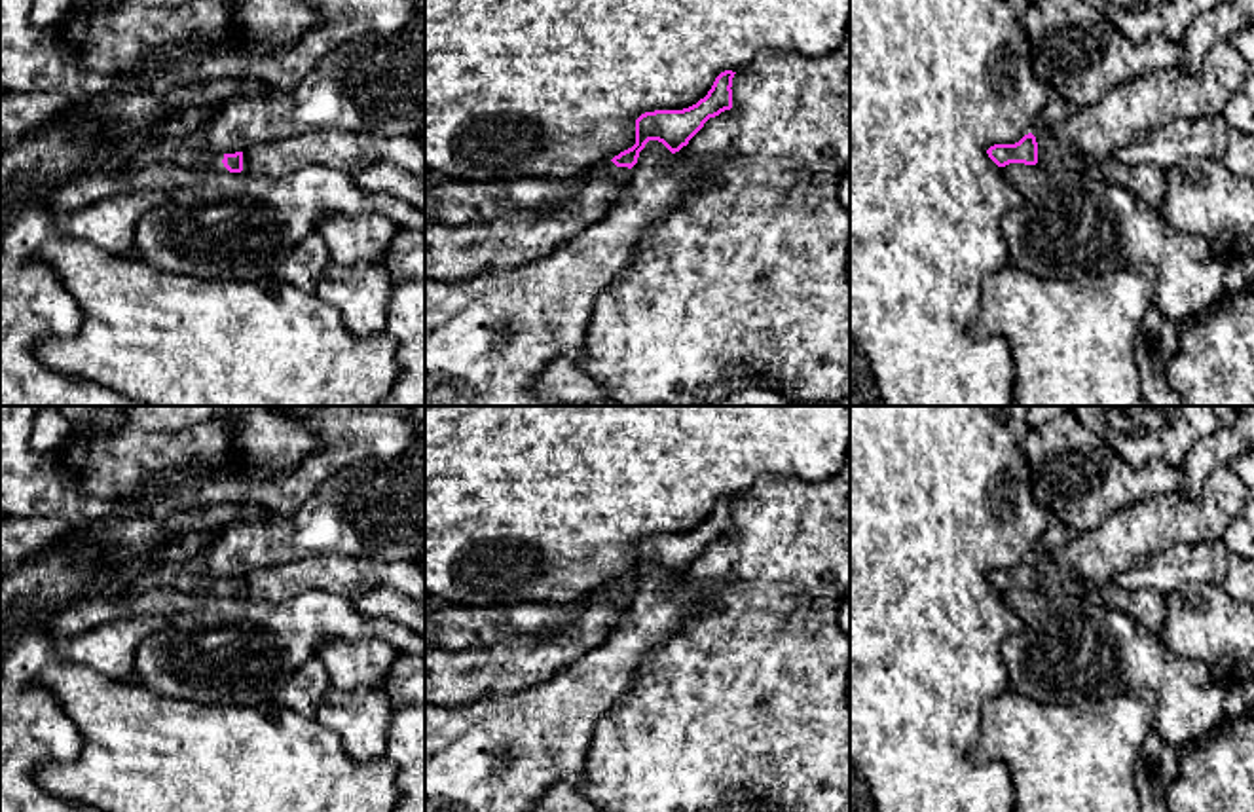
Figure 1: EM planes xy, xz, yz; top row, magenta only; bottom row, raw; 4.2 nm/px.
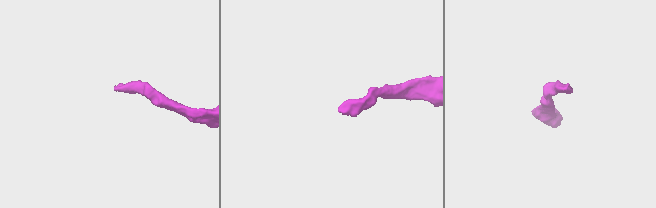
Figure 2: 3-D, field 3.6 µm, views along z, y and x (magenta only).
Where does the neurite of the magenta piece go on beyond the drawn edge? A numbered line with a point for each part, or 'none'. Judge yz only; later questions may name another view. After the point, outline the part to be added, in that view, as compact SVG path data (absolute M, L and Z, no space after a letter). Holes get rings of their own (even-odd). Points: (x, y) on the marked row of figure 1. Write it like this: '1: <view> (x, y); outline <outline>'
1: yz (1051, 154); outline M1049 131L1034 135L1038 142L1038 165L1049 171L1087 173L1085 157L1072 146L1059 142Z

